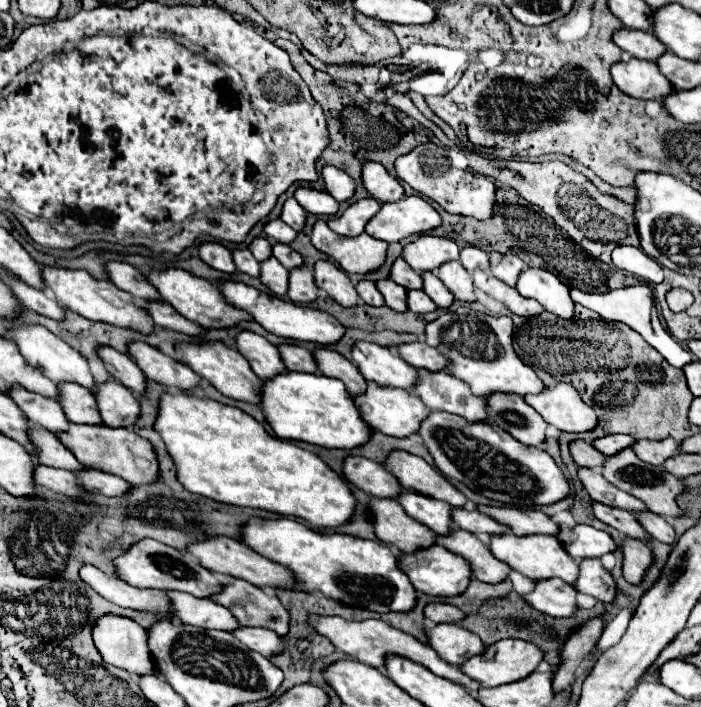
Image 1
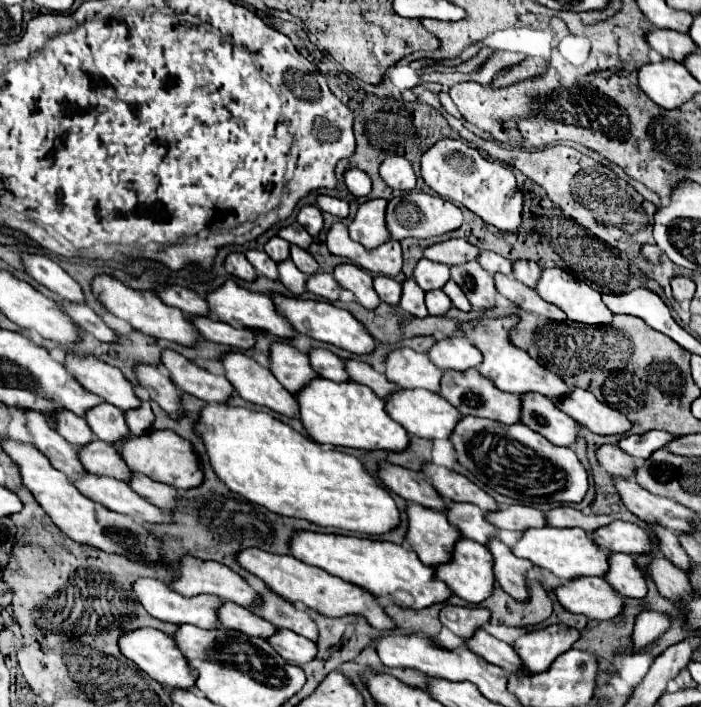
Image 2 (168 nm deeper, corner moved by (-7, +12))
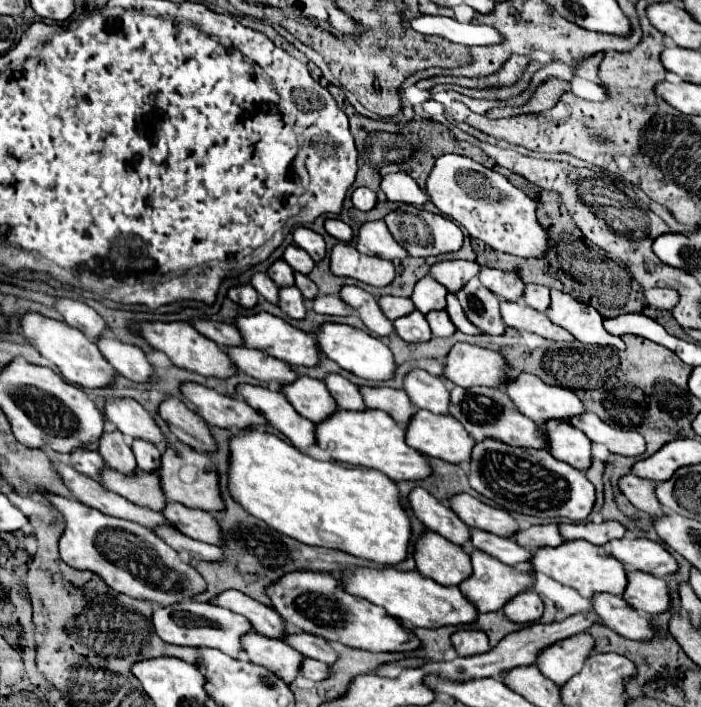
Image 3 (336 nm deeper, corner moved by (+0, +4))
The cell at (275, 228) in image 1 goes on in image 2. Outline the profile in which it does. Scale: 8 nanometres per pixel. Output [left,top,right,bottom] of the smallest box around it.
[279,224,313,250]

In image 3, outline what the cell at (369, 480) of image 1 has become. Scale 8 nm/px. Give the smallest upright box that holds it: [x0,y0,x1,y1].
[408,488,470,546]

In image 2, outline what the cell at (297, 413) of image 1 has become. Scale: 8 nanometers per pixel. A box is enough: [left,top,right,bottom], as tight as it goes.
[297,378,409,452]

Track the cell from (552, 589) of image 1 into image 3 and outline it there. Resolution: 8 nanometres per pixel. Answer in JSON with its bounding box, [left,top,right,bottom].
[592,594,652,640]

